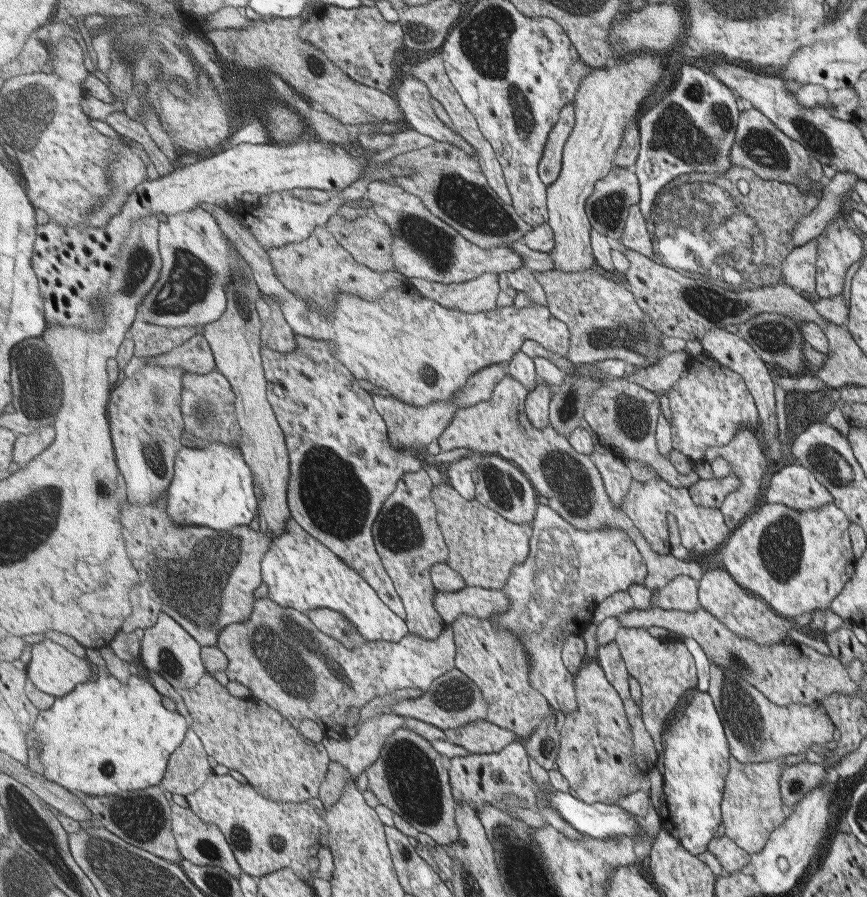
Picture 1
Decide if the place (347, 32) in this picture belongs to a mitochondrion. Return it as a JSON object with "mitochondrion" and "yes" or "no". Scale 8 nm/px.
{"mitochondrion":"no"}

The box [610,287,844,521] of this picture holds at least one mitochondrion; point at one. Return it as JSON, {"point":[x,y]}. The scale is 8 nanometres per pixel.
{"point":[631,415]}

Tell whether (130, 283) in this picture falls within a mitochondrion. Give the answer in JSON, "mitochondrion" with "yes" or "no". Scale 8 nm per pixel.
{"mitochondrion":"yes"}

